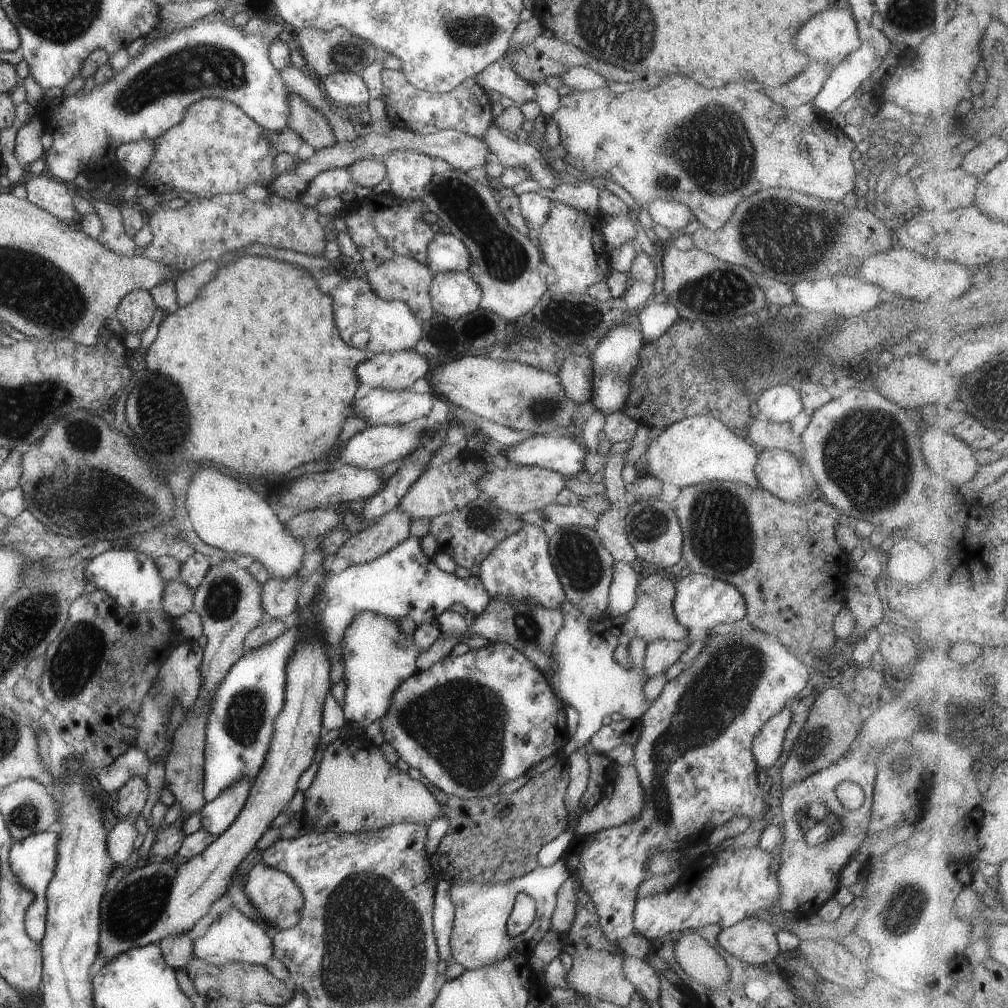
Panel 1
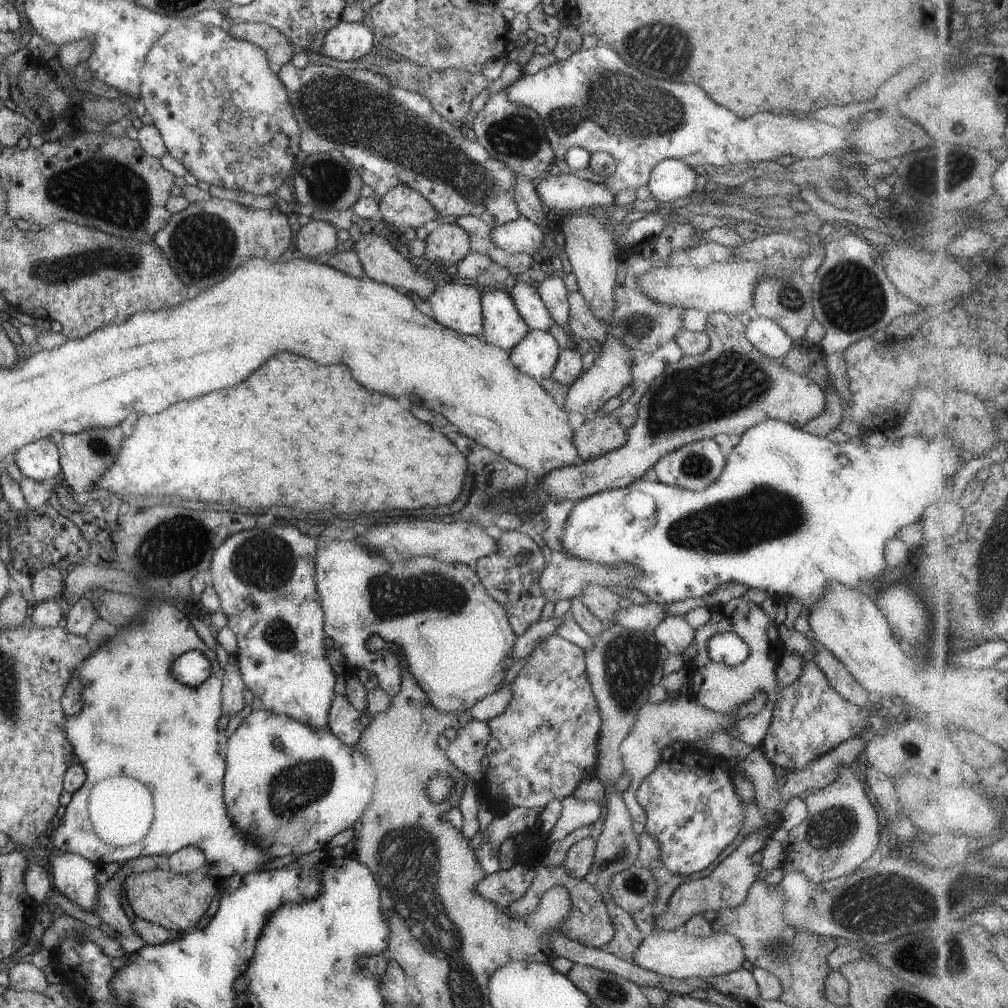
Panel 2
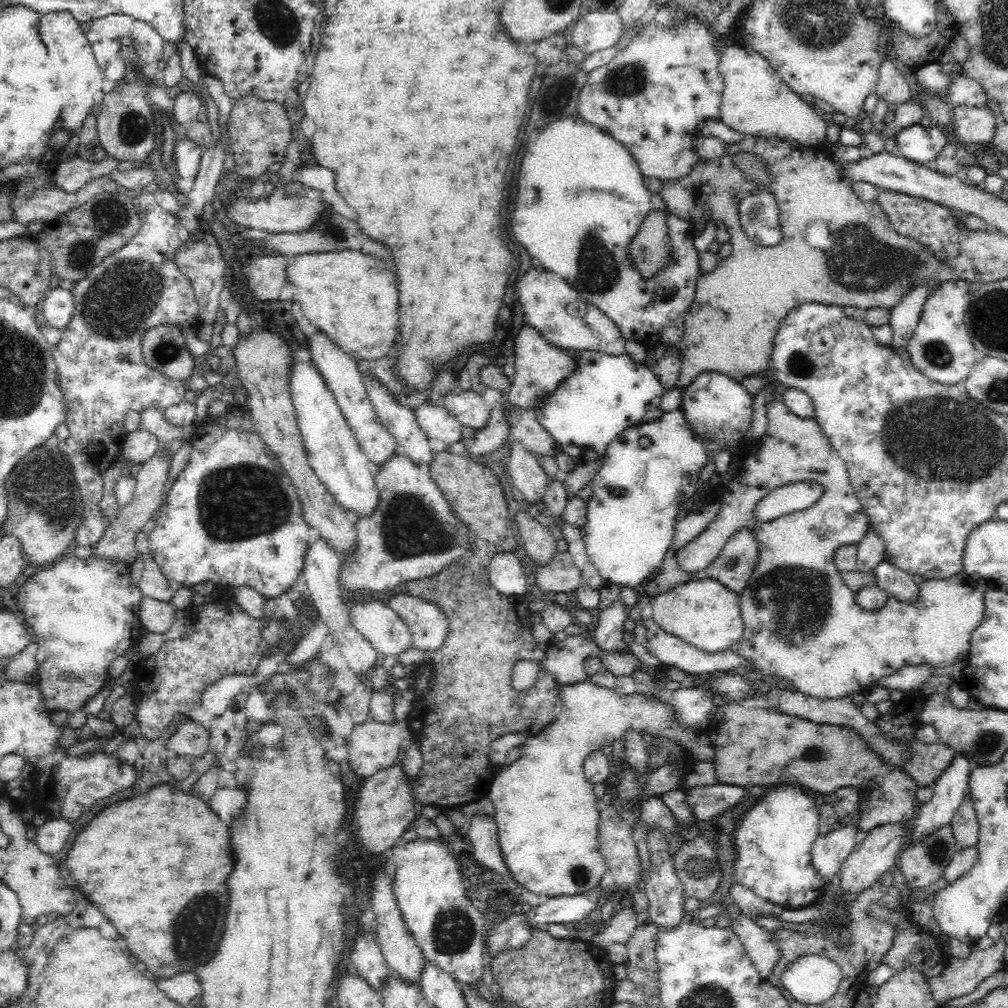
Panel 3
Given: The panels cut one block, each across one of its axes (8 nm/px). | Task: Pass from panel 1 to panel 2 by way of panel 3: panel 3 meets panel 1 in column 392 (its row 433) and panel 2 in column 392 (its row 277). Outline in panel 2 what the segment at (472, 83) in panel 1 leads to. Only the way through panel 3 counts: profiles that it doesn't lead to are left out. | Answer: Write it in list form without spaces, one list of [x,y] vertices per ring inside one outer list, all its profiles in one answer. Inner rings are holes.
[[[310,64],[303,69],[283,65],[278,78],[288,90],[292,112],[302,128],[300,149],[311,155],[338,150],[352,162],[364,184],[375,191],[377,200],[394,186],[404,184],[422,194],[438,212],[439,216],[479,216],[490,228],[520,218],[514,192],[513,170],[492,158],[480,143],[467,140],[464,132],[452,123],[440,118],[430,100],[418,92],[390,86],[382,74],[369,69],[349,69],[348,72],[330,65]]]

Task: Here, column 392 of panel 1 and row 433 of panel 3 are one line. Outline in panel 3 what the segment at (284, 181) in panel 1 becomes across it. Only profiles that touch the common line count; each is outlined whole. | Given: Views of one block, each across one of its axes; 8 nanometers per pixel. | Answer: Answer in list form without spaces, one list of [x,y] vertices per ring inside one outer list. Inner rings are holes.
[[[138,428],[133,432],[124,434],[120,457],[124,457],[128,464],[141,465],[153,458],[160,446],[159,440],[153,433],[149,430]]]

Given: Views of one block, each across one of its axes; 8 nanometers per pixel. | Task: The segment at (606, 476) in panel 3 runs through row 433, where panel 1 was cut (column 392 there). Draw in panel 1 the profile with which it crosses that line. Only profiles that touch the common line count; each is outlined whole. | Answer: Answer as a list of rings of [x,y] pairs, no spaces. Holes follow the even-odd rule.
[[[364,610],[356,614],[352,624],[344,630],[342,654],[344,654],[343,683],[346,687],[343,713],[351,728],[366,729],[372,722],[382,718],[388,708],[392,694],[402,682],[418,671],[417,658],[420,648],[414,644],[413,636],[402,636],[399,621],[388,622],[388,618]]]

